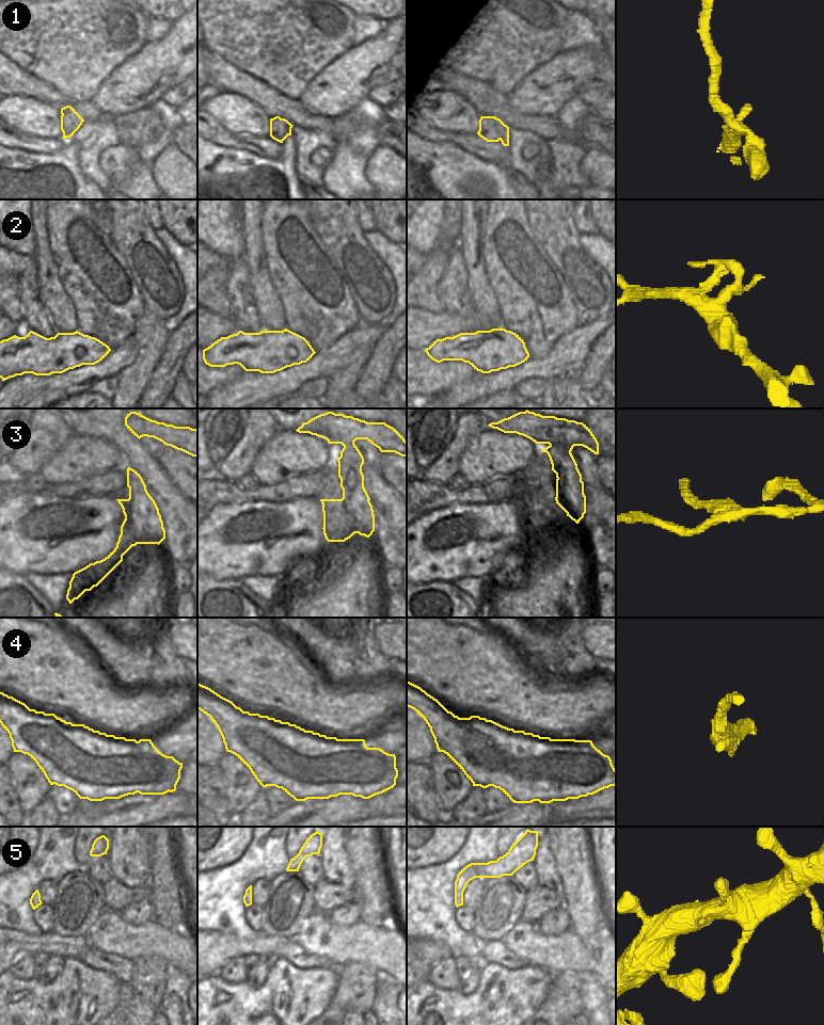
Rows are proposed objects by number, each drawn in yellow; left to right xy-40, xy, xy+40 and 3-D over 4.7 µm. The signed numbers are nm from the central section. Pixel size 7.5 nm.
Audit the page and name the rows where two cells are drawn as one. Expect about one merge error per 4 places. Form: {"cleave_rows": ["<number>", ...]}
{"cleave_rows": ["3", "4"]}

